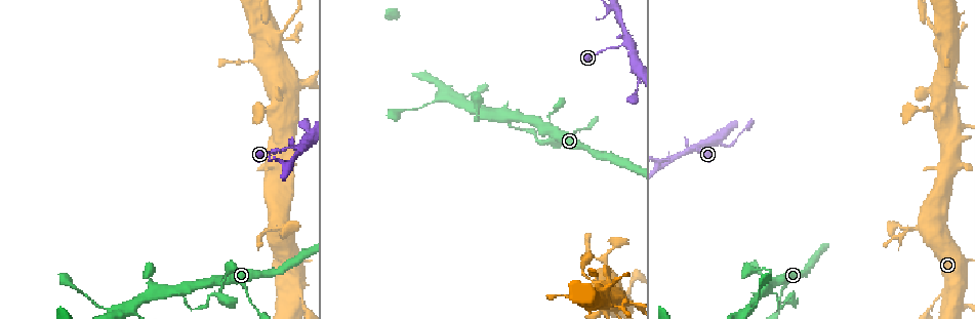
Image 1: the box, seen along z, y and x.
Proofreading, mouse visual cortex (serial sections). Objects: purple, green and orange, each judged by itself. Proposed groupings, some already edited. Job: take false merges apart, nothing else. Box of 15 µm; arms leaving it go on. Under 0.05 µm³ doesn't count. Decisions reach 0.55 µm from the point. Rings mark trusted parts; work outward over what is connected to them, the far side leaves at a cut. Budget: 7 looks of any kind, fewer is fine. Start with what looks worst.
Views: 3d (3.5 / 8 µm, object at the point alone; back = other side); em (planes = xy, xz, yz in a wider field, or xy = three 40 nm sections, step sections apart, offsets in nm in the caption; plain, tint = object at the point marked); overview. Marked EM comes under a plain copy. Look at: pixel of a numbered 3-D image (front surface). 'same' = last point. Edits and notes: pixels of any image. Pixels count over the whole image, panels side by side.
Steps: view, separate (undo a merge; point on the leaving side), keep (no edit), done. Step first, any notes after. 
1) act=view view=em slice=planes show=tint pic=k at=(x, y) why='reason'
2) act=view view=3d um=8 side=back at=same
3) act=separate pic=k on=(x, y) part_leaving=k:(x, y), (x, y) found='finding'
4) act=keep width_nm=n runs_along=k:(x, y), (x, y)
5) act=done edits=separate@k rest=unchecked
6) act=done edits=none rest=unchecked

act=view view=3d um=3.5 pic=1 at=(291, 165) why='abrupt turn'

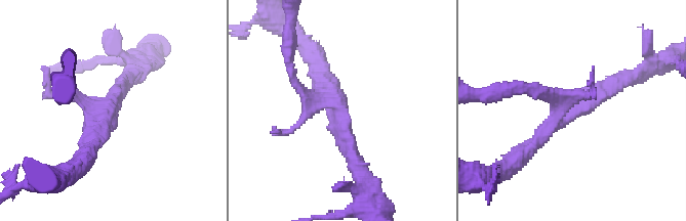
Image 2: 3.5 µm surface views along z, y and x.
act=view view=em slice=xy step=1 show=tint pic=2 at=(109, 109) why='shape alone is not enough'

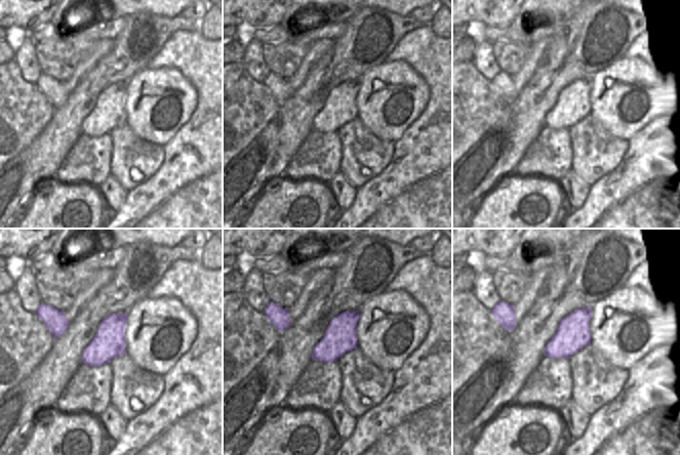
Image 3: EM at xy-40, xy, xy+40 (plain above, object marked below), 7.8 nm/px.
act=view view=em slice=xy step=5 show=tint at=same why='cut it another way'

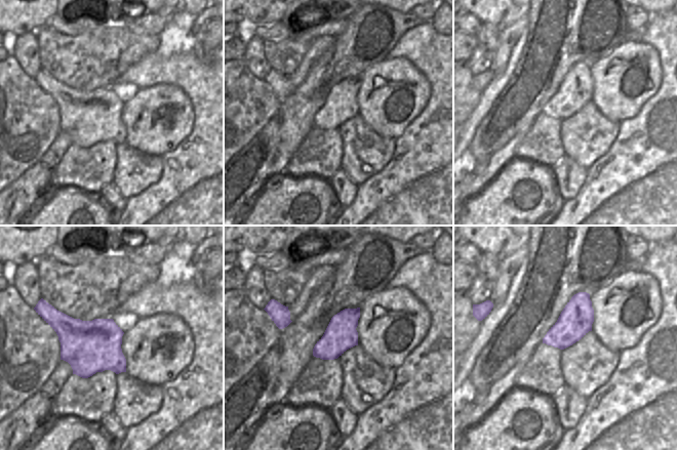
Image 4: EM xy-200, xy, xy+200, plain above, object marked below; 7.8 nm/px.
act=keep runs_along=2:(357, 162), (338, 103), (313, 106), (297, 85) found='all the same cell'

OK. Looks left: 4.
act=view view=3d um=3.5 pic=1 at=(779, 308)

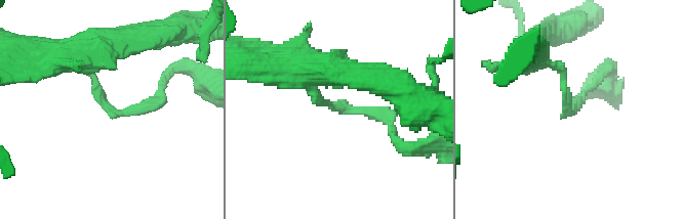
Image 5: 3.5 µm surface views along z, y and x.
act=view view=em slice=xy step=3 show=tint pic=5 at=(567, 110) arm_widths_nm=150,200

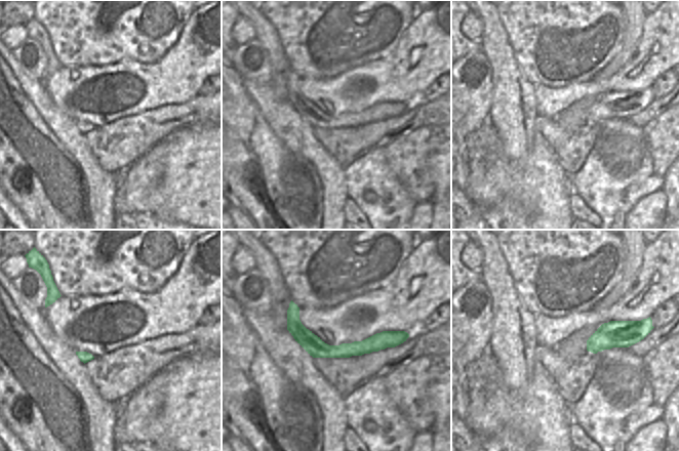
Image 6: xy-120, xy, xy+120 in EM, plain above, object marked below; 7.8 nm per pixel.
act=keep runs_along=5:(309, 87), (328, 105), (382, 116), (391, 134) found='continuous, no second cell'

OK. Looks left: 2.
act=view view=3d um=3.5 pic=1 at=(107, 310) why='sudden change in width'

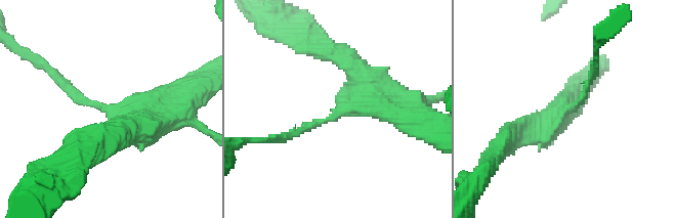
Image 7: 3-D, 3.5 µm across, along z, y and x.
act=view view=em slice=xy step=1 show=tint pic=7 at=(335, 118)

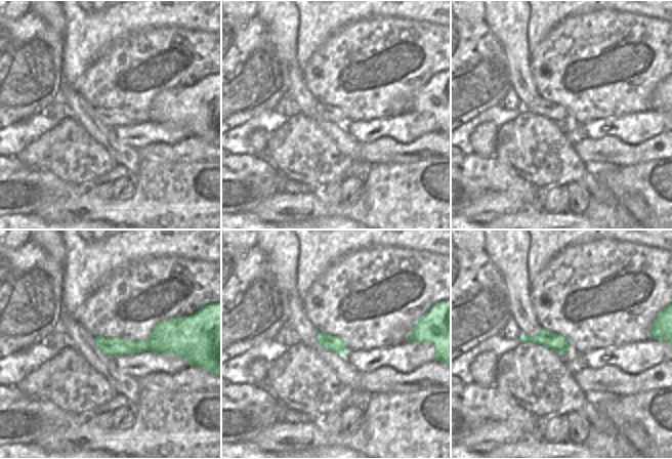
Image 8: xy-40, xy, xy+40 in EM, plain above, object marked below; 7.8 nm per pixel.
act=keep arm_widths_nm=100,400 runs_along=7:(170, 115), (85, 102), (50, 71) found='continuous, no second cell'

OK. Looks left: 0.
act=done edits=none rest=unchecked

